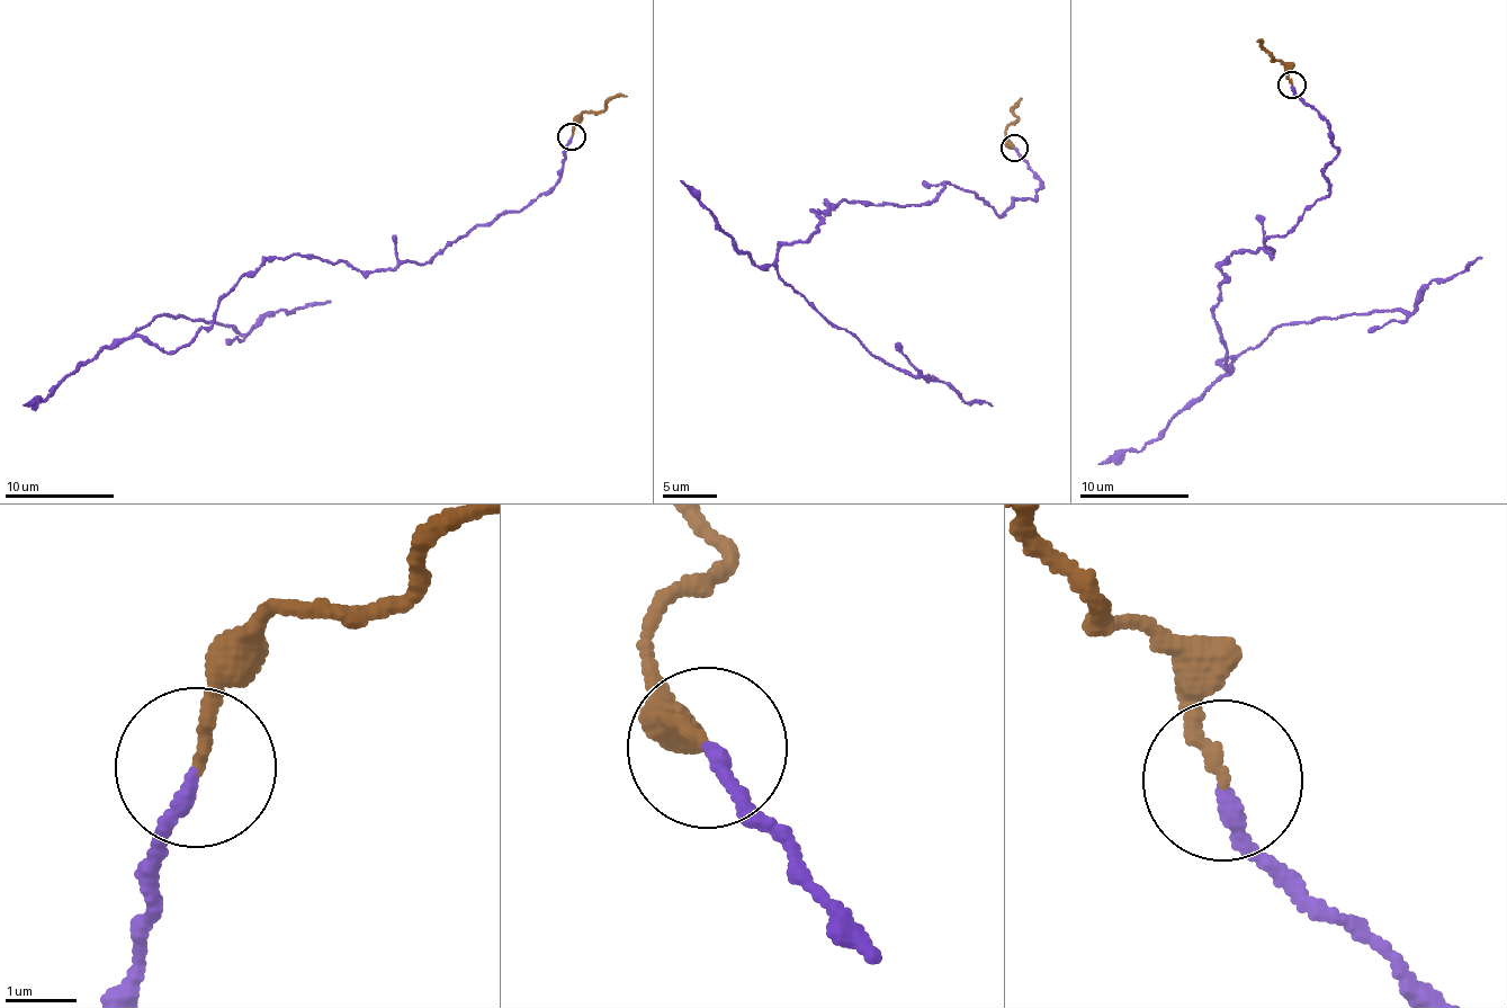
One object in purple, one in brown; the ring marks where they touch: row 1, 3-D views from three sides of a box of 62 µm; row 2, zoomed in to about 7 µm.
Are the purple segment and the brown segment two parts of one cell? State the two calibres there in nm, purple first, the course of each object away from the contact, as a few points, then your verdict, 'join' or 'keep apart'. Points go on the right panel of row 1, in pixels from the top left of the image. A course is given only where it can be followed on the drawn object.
calibres 200 and 180 nm; course purple (1292, 83), (1336, 152), (1327, 194), (1270, 253), (1222, 261), (1223, 369), (1279, 326), (1413, 313), (1481, 258); course brown (1292, 83), (1281, 60), (1273, 60), (1258, 41); join

